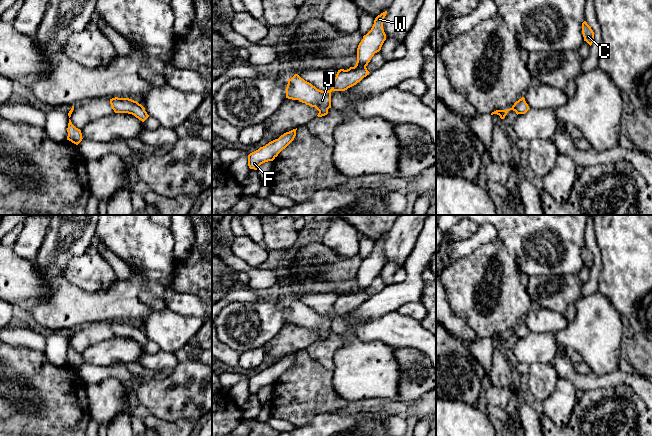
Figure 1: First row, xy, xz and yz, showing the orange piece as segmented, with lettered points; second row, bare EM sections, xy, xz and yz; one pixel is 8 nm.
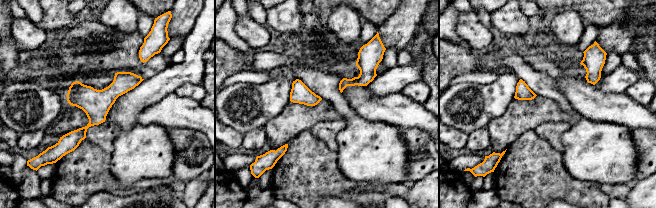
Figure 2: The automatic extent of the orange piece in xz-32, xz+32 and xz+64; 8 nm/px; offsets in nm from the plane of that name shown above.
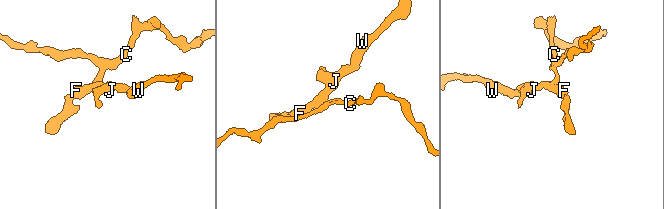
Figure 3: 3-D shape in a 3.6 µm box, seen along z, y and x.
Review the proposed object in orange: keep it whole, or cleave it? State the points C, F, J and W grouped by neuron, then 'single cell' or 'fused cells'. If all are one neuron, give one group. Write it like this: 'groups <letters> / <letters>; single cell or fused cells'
groups C F J W; single cell

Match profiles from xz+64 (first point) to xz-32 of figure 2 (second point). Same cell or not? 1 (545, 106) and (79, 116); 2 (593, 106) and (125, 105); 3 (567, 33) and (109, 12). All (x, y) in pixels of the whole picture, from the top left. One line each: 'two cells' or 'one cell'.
1: one cell
2: two cells
3: one cell

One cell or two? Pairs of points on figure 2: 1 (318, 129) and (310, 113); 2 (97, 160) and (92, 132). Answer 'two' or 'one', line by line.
1: two
2: two

